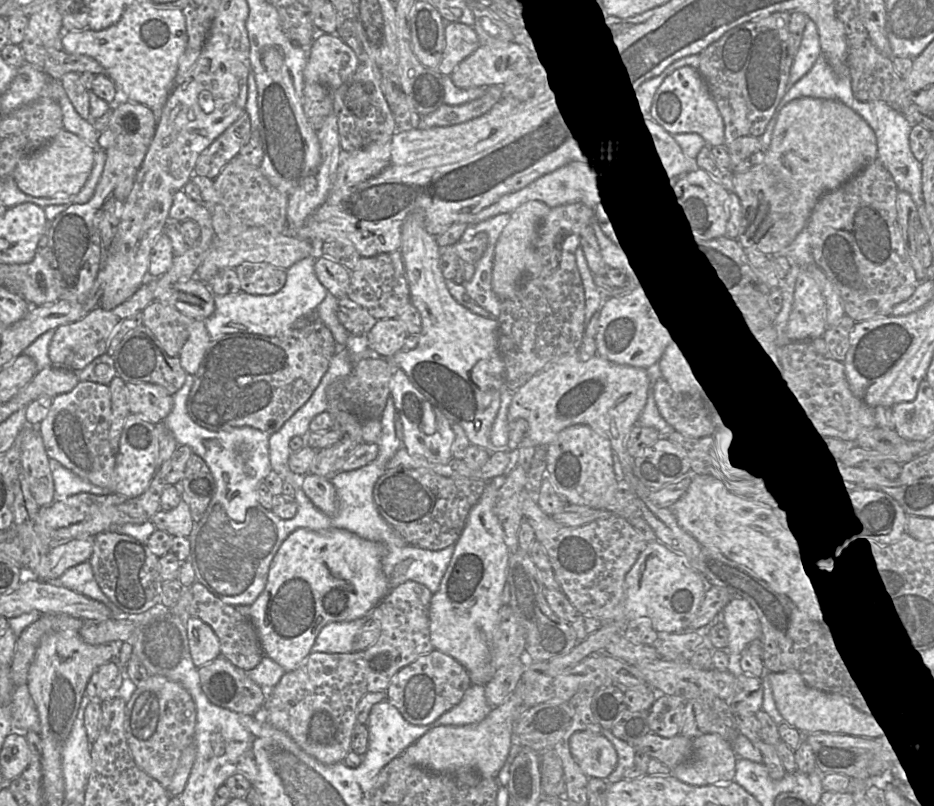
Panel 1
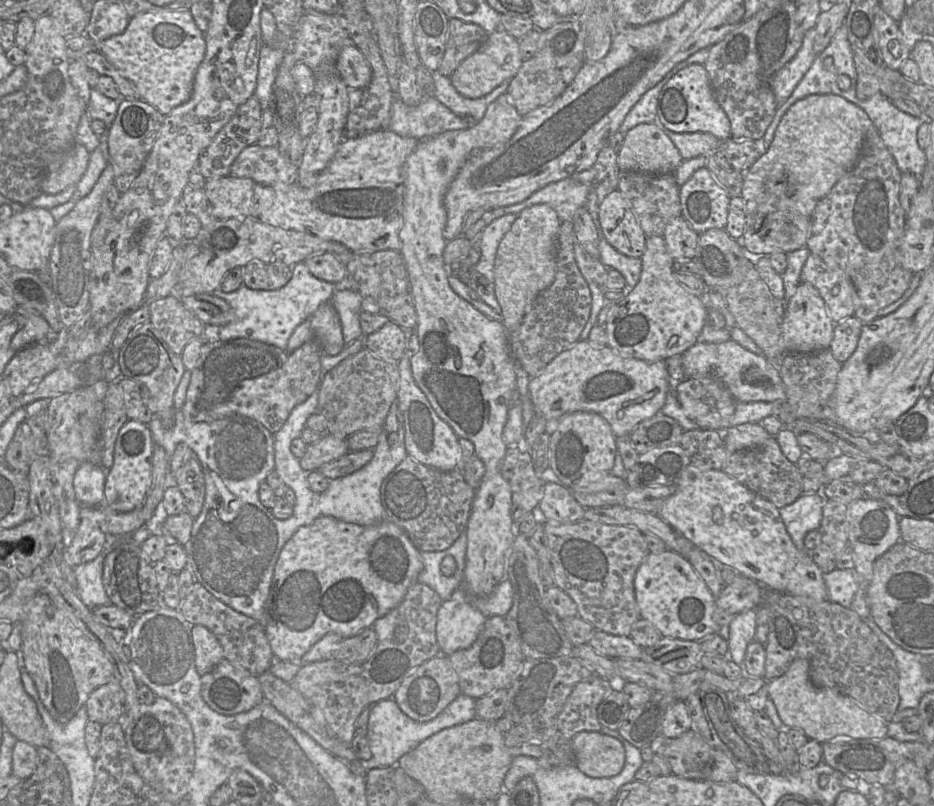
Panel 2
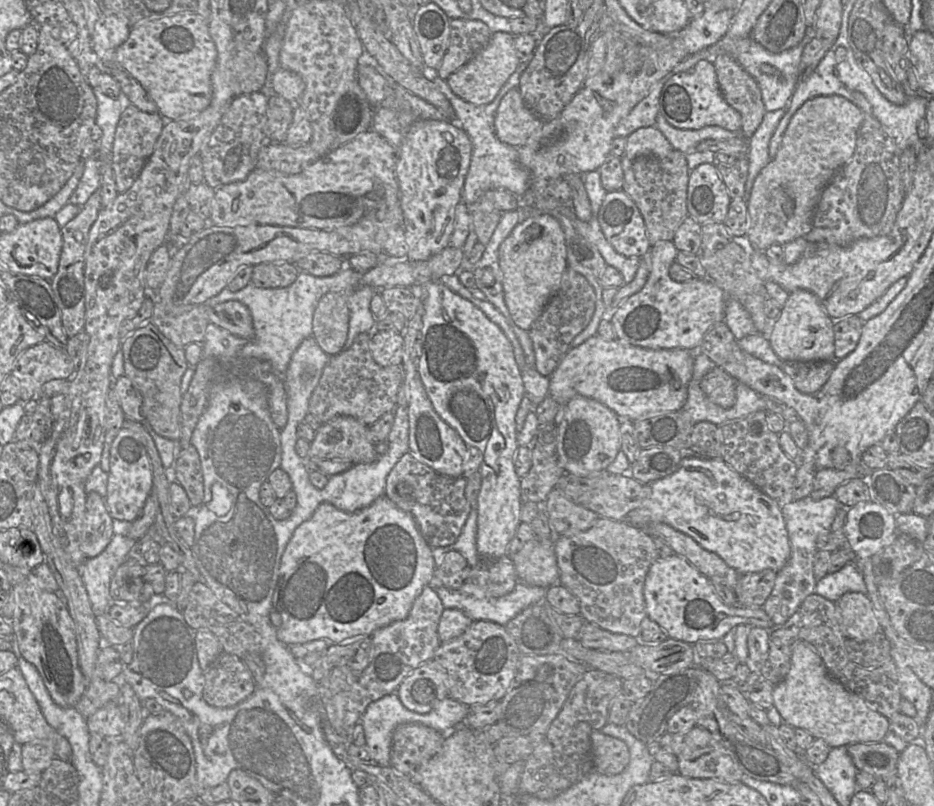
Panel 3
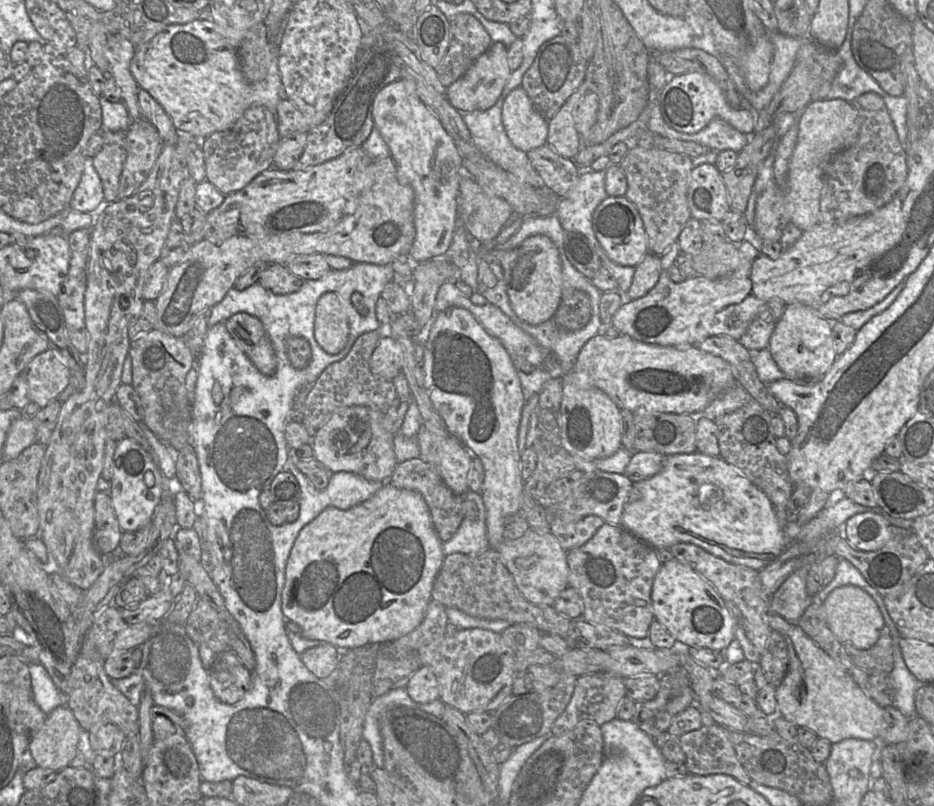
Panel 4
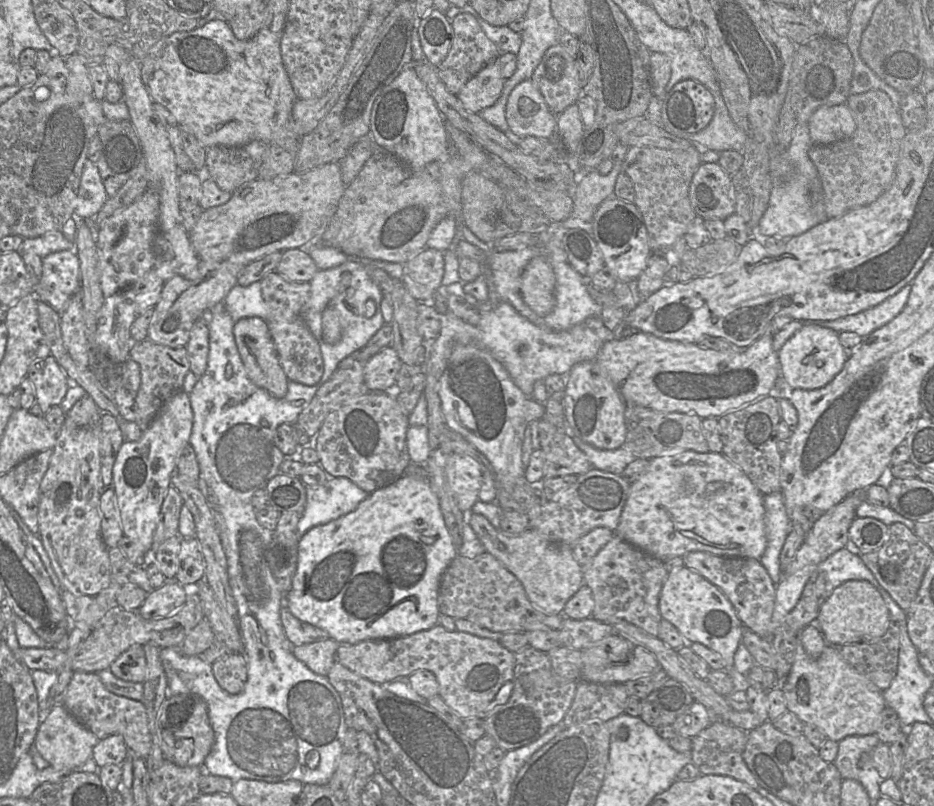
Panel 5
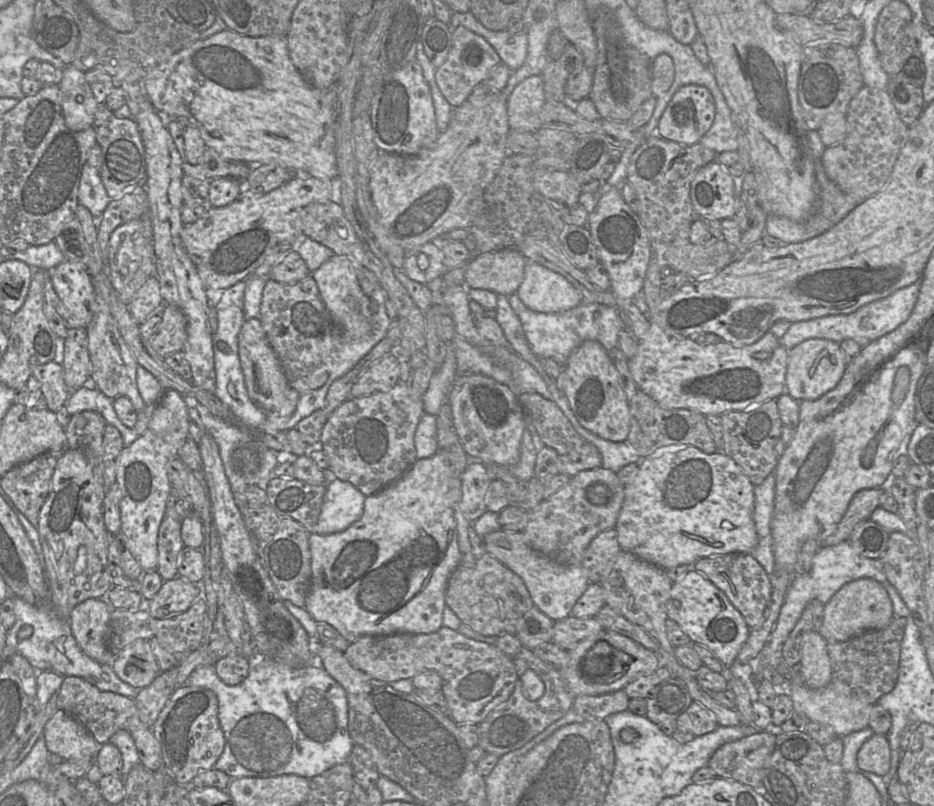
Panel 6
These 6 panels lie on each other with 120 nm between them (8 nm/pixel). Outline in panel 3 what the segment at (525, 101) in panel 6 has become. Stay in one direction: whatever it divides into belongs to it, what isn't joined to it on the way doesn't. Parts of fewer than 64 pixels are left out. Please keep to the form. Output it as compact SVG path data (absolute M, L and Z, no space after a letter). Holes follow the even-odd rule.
M518 88L504 95L494 119L498 139L516 148L525 145L542 123L543 120L527 107Z

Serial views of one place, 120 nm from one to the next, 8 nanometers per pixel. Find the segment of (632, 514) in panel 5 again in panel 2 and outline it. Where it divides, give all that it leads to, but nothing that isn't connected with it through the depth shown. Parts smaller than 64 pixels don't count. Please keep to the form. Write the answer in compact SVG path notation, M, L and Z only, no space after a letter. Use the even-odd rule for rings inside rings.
M692 463L675 484L676 490L657 514L675 531L761 586L792 596L828 600L823 572L811 558L811 551L796 548L774 504L725 472L700 469Z

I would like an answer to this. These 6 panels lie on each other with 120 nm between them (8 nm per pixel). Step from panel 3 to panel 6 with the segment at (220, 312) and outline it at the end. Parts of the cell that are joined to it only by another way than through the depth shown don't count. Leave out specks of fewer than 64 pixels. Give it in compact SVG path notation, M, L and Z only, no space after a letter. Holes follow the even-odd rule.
M258 318L244 321L238 336L238 355L250 399L263 410L277 412L283 417L293 415L300 393L289 385L280 361L268 342Z

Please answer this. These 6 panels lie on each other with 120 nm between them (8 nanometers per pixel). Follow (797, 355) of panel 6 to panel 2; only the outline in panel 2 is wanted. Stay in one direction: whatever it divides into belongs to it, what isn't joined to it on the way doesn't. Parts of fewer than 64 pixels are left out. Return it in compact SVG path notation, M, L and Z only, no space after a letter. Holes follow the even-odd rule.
M800 282L782 316L782 346L786 352L811 353L829 349L833 340L834 322L819 291L808 282Z

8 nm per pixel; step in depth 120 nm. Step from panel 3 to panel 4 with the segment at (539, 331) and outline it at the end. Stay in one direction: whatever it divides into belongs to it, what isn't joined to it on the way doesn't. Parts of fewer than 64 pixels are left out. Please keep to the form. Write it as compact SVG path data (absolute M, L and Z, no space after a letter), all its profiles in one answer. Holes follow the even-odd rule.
M562 288L560 304L553 316L557 327L563 331L575 331L583 328L591 318L589 295L576 289Z

